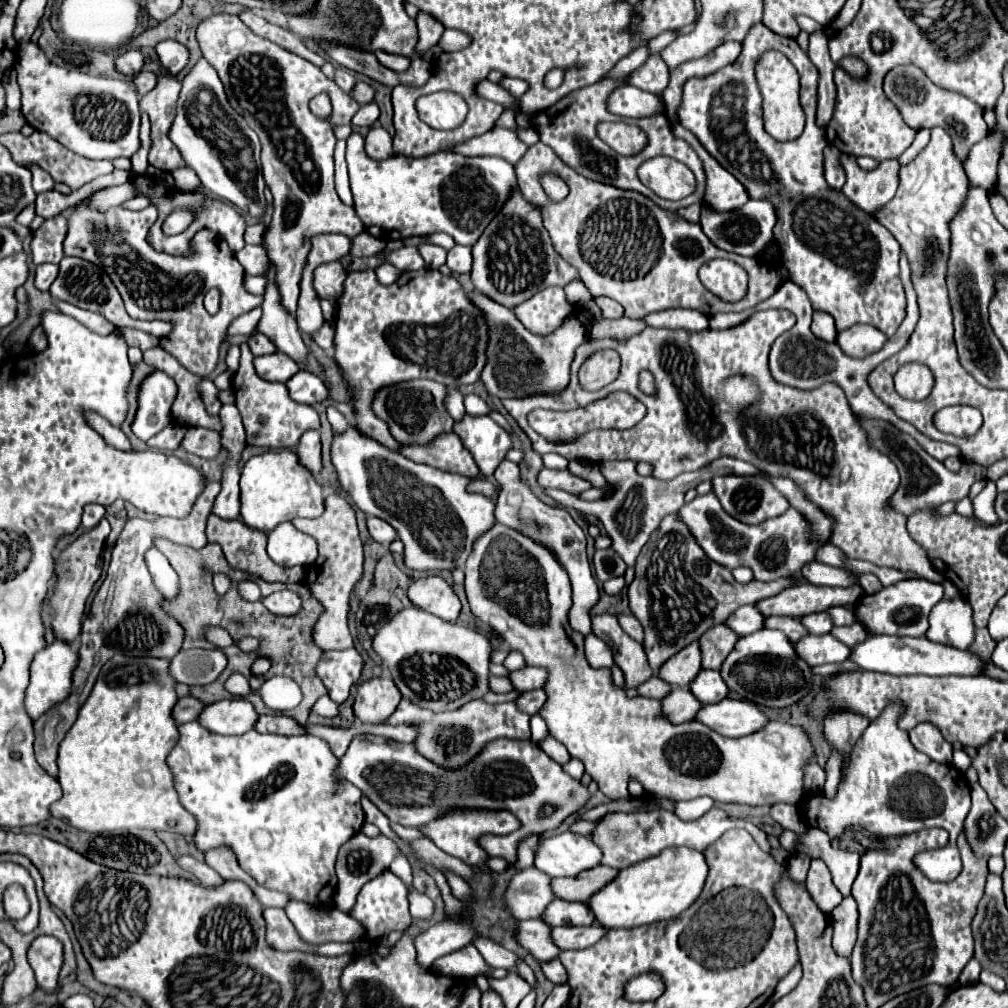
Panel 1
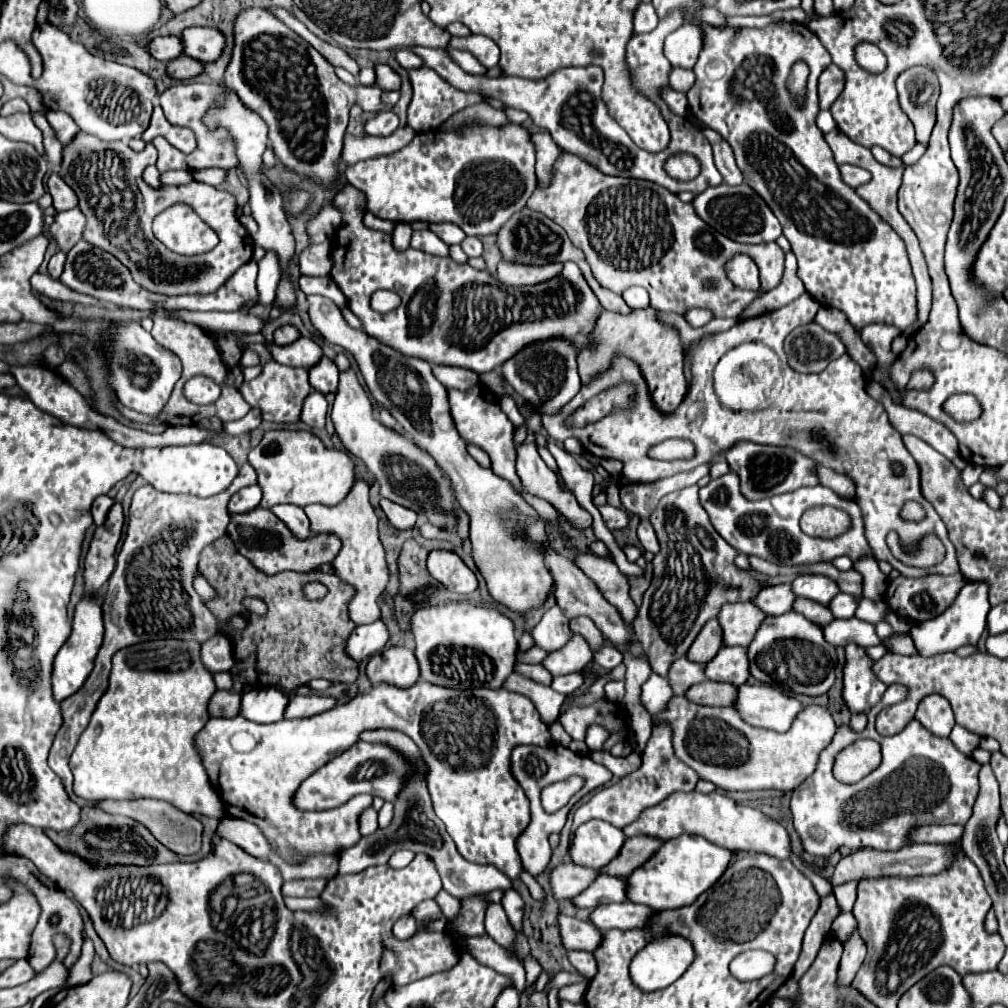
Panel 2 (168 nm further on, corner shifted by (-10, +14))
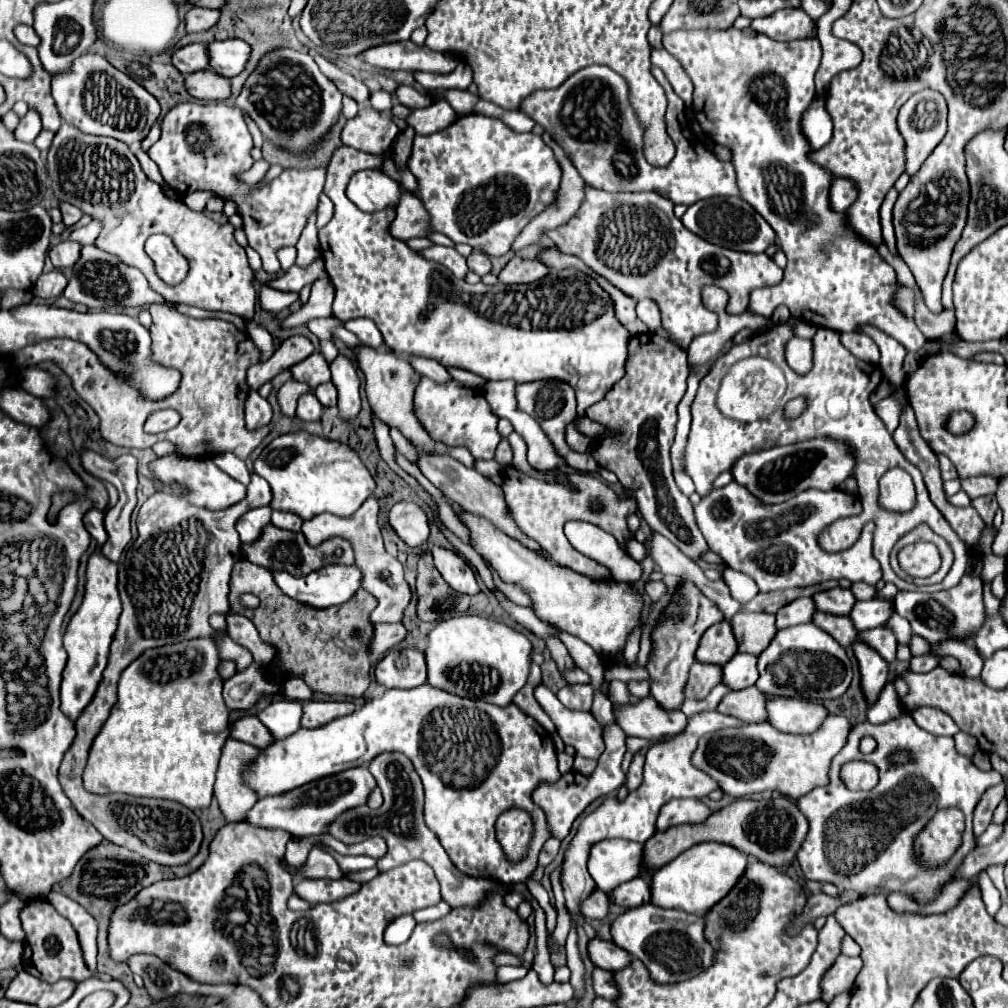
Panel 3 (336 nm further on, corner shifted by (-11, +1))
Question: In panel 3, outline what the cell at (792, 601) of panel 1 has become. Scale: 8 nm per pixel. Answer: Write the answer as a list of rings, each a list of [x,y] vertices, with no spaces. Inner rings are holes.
[[[841,587],[817,593],[813,595],[813,599],[823,613],[833,613],[833,615],[849,615],[857,601],[851,589],[841,589]]]

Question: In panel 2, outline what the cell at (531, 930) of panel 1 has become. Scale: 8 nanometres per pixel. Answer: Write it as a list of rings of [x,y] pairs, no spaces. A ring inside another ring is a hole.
[[[558,914],[558,924],[560,924],[560,936],[562,936],[562,946],[566,950],[594,950],[598,946],[602,934],[590,924],[582,922],[578,918],[570,918],[566,914]]]

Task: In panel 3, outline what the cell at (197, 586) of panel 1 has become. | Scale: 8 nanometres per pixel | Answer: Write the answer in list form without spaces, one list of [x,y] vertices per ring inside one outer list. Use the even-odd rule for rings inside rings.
[[[239,561],[233,567],[231,577],[231,609],[249,617],[261,639],[271,643],[281,655],[281,667],[277,671],[265,667],[271,681],[281,683],[281,679],[289,675],[301,675],[311,691],[325,695],[347,695],[347,697],[363,697],[369,687],[369,669],[371,669],[371,639],[373,639],[373,623],[369,621],[369,613],[377,607],[377,599],[359,589],[359,595],[351,599],[351,603],[343,603],[343,607],[327,607],[315,609],[305,603],[297,603],[295,599],[283,595],[271,573],[259,565],[249,561]],[[243,593],[257,595],[261,605],[257,609],[247,609],[239,603]]]

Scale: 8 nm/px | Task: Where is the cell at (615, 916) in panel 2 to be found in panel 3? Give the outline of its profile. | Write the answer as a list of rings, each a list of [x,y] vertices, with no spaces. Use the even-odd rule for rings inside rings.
[[[653,903],[627,909],[611,927],[611,935],[619,947],[635,955],[651,971],[651,977],[657,983],[675,983],[685,981],[713,965],[715,951],[705,939],[705,921],[703,915],[685,913],[679,909],[663,909]]]

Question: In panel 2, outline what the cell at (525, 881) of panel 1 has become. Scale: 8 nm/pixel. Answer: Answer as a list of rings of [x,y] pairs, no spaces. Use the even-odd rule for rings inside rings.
[[[562,862],[550,870],[550,886],[552,896],[556,900],[566,900],[578,896],[590,882],[598,876],[596,870],[578,866],[574,862]]]

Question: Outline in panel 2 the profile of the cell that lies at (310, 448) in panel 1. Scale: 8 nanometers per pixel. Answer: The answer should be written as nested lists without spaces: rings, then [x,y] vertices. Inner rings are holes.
[[[312,392],[310,398],[306,398],[306,402],[304,402],[302,422],[312,426],[312,428],[324,428],[326,412],[328,412],[326,398],[320,392]]]

